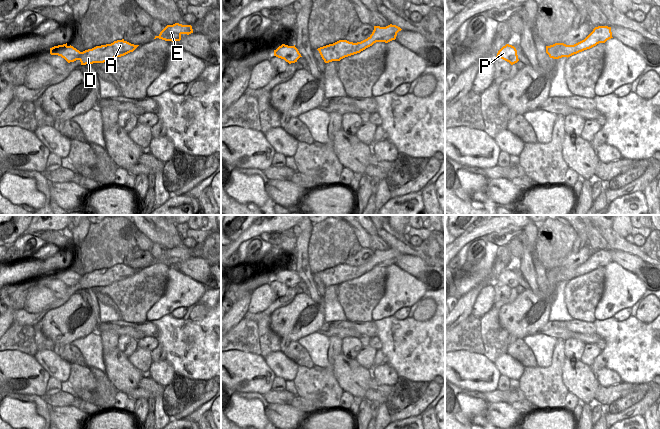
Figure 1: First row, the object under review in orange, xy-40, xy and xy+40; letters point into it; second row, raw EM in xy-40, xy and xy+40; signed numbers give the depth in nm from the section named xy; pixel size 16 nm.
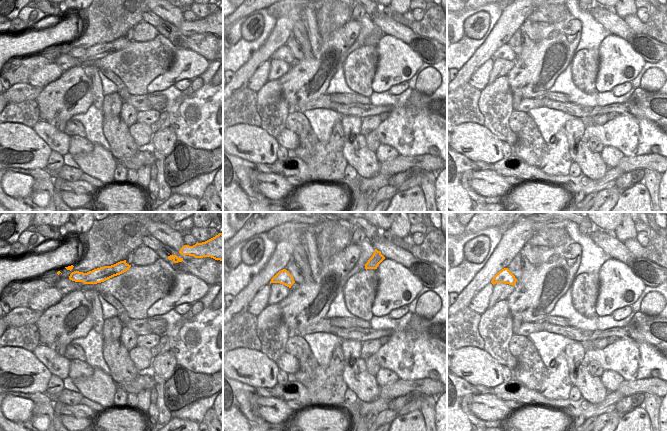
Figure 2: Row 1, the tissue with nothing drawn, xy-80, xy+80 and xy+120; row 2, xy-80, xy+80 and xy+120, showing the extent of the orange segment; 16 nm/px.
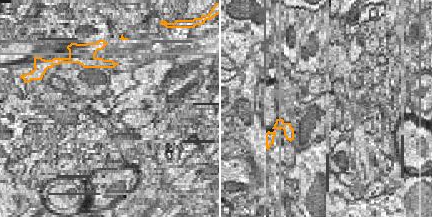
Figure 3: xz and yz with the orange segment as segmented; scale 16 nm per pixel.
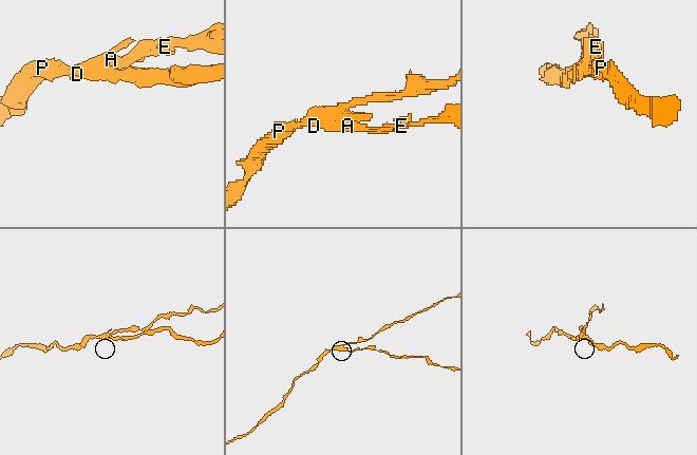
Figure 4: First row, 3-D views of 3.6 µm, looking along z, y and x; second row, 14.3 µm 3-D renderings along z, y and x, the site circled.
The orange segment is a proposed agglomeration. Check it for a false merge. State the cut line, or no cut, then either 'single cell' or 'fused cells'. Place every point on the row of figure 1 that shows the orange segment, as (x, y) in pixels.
cut xy (325, 46), (338, 48), (346, 56); fused cells

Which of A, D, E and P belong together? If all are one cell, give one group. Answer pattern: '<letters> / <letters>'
A E / D P

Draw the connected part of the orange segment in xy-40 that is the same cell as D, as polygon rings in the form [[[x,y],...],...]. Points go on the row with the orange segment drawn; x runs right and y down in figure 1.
[[[67,43],[50,48],[51,55],[61,56],[68,63],[79,60],[81,65],[108,62],[114,58],[121,57],[122,53],[115,49],[103,48],[102,46],[96,46],[80,52],[73,46],[68,46]]]

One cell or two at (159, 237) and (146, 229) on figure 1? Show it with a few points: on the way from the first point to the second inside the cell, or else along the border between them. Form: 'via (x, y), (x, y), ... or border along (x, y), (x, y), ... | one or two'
via (156, 235), (149, 230) | one

